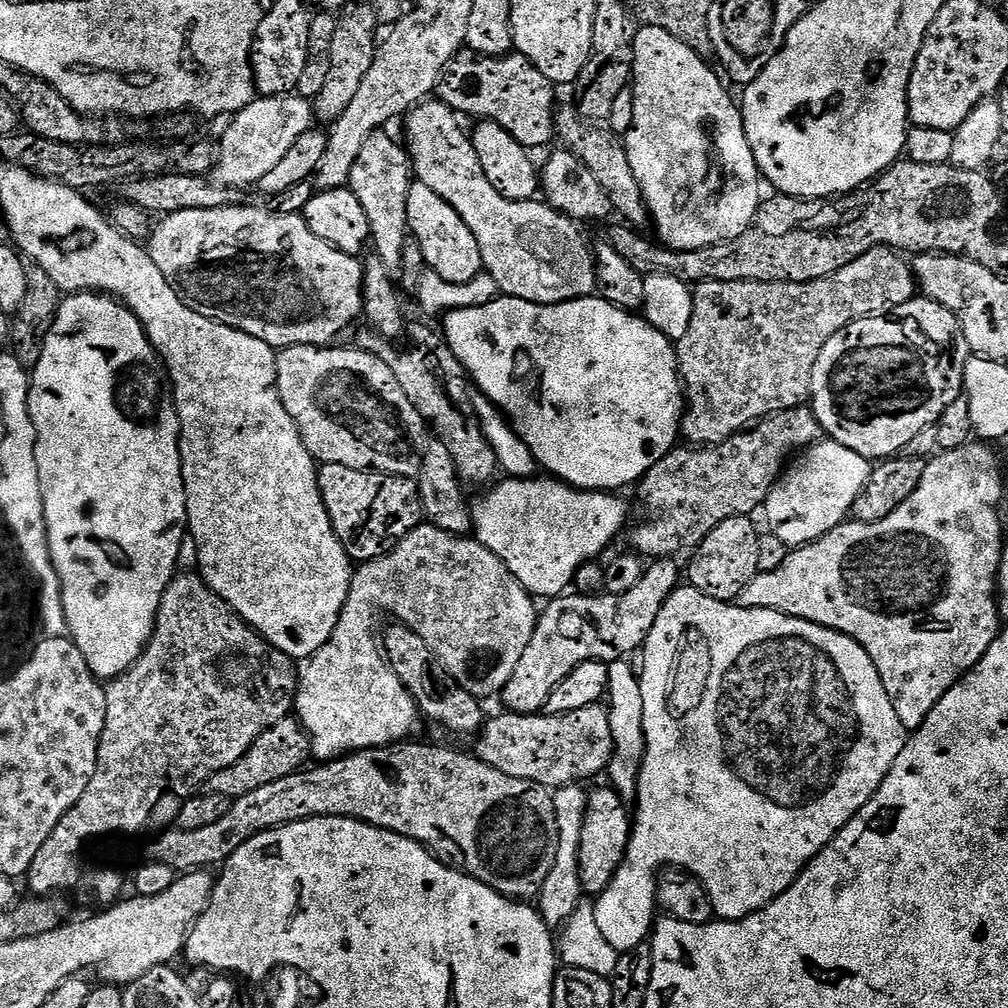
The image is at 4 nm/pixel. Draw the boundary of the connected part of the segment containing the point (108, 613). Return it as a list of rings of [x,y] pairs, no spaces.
[[[74,292],[60,301],[56,320],[43,341],[41,357],[31,369],[30,418],[34,418],[36,431],[36,457],[38,458],[38,482],[42,486],[44,517],[48,531],[48,552],[52,556],[52,568],[60,579],[62,606],[66,610],[68,636],[82,650],[86,666],[101,681],[115,680],[144,652],[152,627],[156,624],[158,606],[162,594],[173,576],[177,575],[176,563],[180,560],[180,539],[186,536],[188,496],[184,492],[184,479],[180,461],[180,419],[171,379],[156,348],[148,340],[142,322],[119,300],[98,292]]]

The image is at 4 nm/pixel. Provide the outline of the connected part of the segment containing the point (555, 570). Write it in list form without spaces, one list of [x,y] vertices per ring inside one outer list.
[[[537,474],[531,479],[502,480],[501,484],[493,483],[487,489],[489,492],[477,504],[475,501],[471,505],[474,536],[482,546],[486,546],[486,550],[490,550],[490,554],[498,554],[510,574],[518,578],[518,582],[533,598],[565,595],[573,587],[577,570],[584,564],[595,561],[596,555],[606,551],[608,543],[620,531],[625,531],[628,504],[620,497],[623,495],[615,491],[587,492],[584,488],[573,488],[571,484],[565,484],[548,474]]]

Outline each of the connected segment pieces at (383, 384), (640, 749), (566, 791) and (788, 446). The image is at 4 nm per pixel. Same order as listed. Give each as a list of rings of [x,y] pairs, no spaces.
[[[303,344],[302,346],[281,348],[276,353],[276,385],[282,398],[282,406],[286,406],[286,414],[290,414],[290,418],[294,418],[294,422],[300,431],[300,436],[304,440],[306,450],[310,450],[313,460],[320,464],[337,464],[347,468],[357,468],[363,472],[369,470],[388,472],[391,476],[419,477],[420,467],[424,464],[424,452],[430,443],[430,428],[425,421],[424,415],[414,406],[414,402],[410,402],[410,398],[406,398],[406,390],[402,390],[394,370],[390,370],[390,366],[386,366],[386,362],[379,360],[373,352],[363,352],[358,346],[352,346],[352,348],[340,347],[325,346],[316,348],[312,344]]]
[[[627,659],[614,660],[608,664],[608,717],[614,737],[615,750],[606,769],[609,783],[625,802],[635,801],[641,764],[645,758],[645,732],[643,723],[642,690],[637,669]]]
[[[568,785],[553,793],[559,828],[558,857],[555,858],[554,867],[550,870],[546,882],[543,883],[538,897],[538,911],[551,928],[564,925],[582,902],[584,896],[580,876],[580,840],[588,798],[587,791],[582,789],[581,785]]]
[[[801,406],[766,416],[745,428],[739,436],[732,436],[721,444],[673,448],[639,481],[640,500],[648,517],[632,533],[627,533],[632,543],[629,544],[631,551],[645,558],[676,558],[687,548],[688,551],[696,549],[708,537],[710,530],[722,526],[726,518],[751,517],[752,512],[759,513],[765,507],[772,488],[784,476],[789,461],[821,440],[822,429],[818,418],[811,407]]]

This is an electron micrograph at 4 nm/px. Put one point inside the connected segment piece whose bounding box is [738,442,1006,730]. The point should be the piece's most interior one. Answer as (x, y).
(919, 591)

